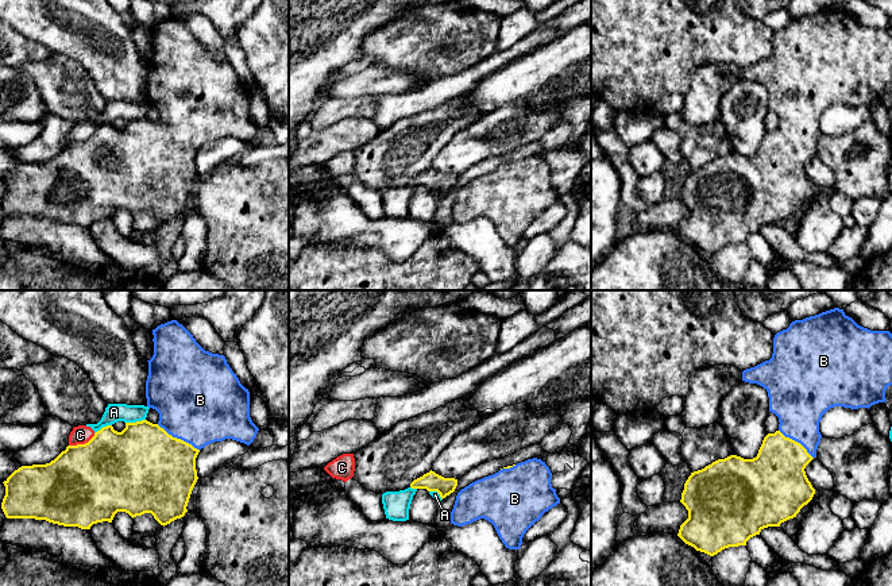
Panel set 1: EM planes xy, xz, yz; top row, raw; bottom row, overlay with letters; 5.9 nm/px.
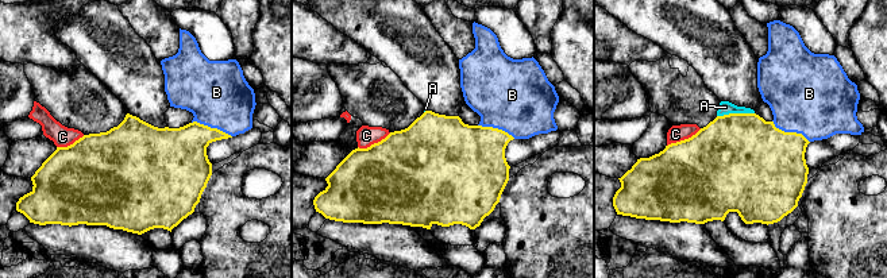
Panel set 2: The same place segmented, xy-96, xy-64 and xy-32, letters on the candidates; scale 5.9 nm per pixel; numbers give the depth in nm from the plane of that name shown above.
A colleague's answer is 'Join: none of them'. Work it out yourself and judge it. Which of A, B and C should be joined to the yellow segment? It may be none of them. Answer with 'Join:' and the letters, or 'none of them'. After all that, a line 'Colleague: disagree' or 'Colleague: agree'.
Join: B
Colleague: disagree

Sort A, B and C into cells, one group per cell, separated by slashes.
A C / B

